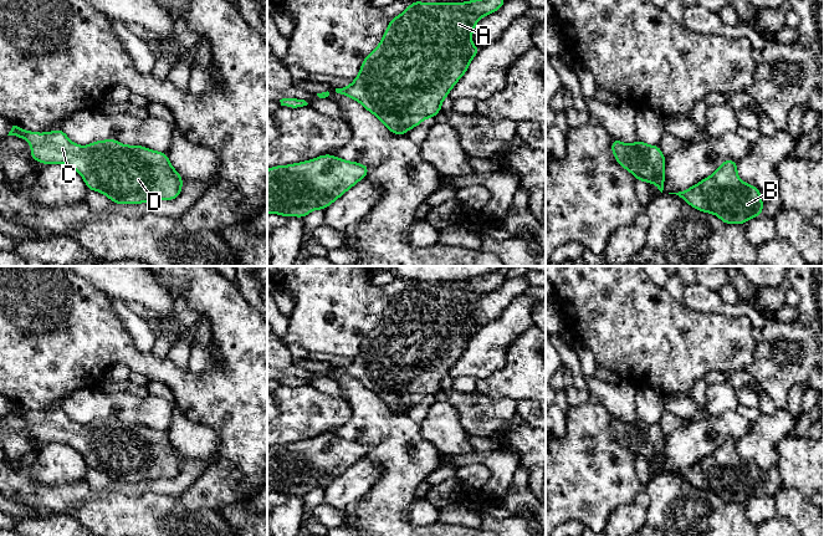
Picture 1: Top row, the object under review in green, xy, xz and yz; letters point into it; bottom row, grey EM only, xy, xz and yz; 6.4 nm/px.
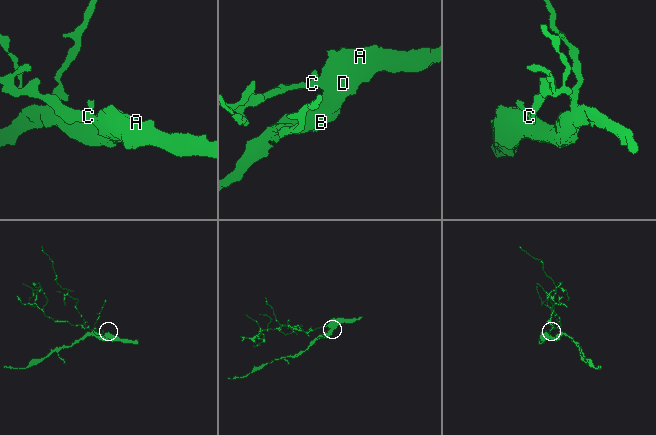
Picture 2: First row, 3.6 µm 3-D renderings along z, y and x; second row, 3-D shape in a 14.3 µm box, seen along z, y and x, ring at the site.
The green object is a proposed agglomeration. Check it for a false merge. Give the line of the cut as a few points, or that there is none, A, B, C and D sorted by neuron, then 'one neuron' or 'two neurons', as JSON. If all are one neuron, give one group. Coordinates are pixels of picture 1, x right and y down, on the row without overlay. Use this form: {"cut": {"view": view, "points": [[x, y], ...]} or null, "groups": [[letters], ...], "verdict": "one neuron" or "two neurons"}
{"cut": null, "groups": [["A", "B", "C", "D"]], "verdict": "one neuron"}

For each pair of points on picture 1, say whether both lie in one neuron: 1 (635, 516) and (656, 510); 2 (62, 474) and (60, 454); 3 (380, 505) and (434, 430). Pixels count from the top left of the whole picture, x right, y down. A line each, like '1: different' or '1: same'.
1: different
2: same
3: different

